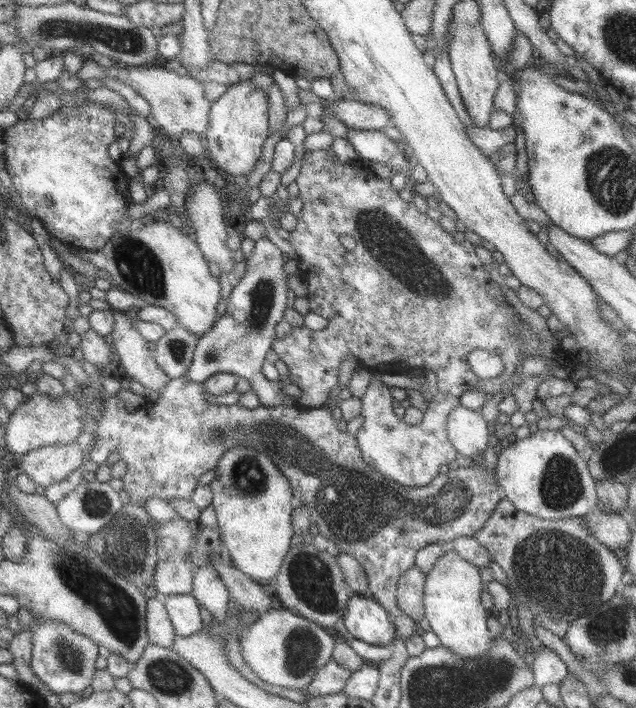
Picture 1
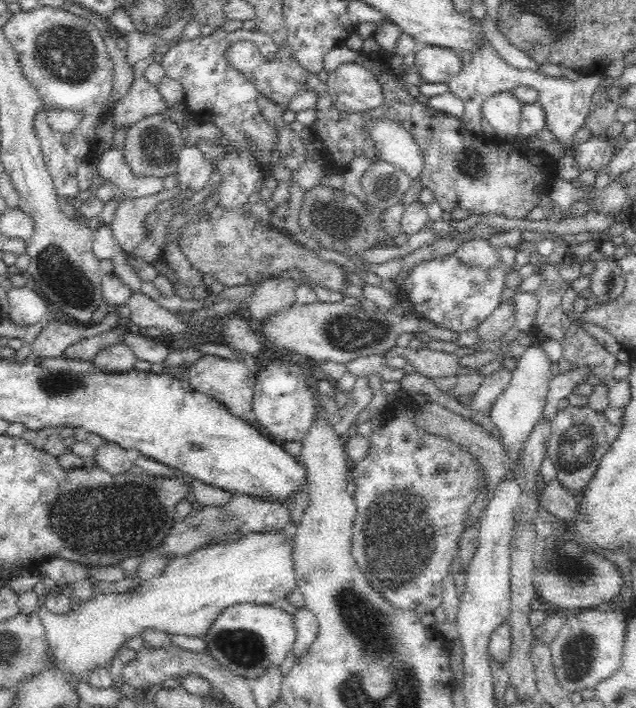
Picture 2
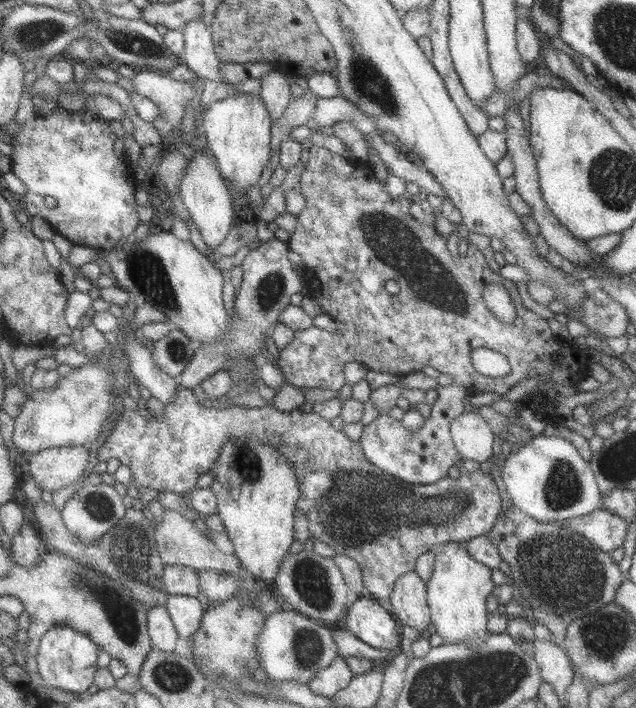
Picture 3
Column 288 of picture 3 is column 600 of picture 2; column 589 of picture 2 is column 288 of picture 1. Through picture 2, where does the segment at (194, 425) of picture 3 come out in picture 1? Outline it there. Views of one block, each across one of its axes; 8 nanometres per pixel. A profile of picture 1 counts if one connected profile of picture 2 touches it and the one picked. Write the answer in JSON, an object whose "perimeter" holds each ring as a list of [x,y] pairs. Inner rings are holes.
{"perimeter":[[[180,377],[177,379],[171,379],[170,382],[164,387],[164,390],[160,394],[159,398],[155,402],[146,402],[145,405],[137,408],[137,410],[121,410],[121,414],[118,414],[113,406],[113,395],[107,395],[106,397],[96,397],[97,402],[101,406],[99,418],[95,418],[94,422],[94,434],[99,436],[97,438],[97,446],[95,450],[91,452],[91,459],[99,464],[105,462],[109,458],[109,453],[115,450],[119,450],[120,460],[126,464],[126,473],[122,478],[124,483],[123,490],[130,498],[130,501],[136,506],[146,507],[146,503],[150,499],[162,499],[166,502],[171,502],[172,500],[183,499],[189,501],[192,498],[193,492],[199,486],[199,478],[209,472],[209,470],[216,470],[217,465],[221,458],[225,456],[225,452],[231,447],[236,445],[242,445],[243,447],[253,448],[253,450],[259,452],[259,454],[264,453],[268,455],[273,463],[276,464],[277,470],[281,472],[288,479],[289,489],[292,493],[292,499],[296,504],[303,506],[309,512],[309,522],[312,524],[313,532],[318,532],[319,535],[323,538],[333,542],[335,547],[339,549],[339,552],[349,554],[353,559],[359,562],[359,565],[363,567],[363,572],[366,574],[365,578],[367,579],[367,593],[368,597],[373,599],[379,606],[382,606],[389,614],[390,621],[393,624],[395,630],[395,637],[398,640],[404,642],[407,638],[413,637],[415,632],[419,632],[419,627],[415,622],[411,621],[407,615],[401,612],[401,609],[397,607],[397,601],[395,600],[395,586],[397,579],[405,572],[405,570],[411,568],[413,563],[413,558],[417,550],[421,547],[433,543],[435,541],[443,541],[446,545],[448,542],[451,542],[453,539],[460,536],[473,536],[473,533],[477,529],[483,527],[485,521],[489,519],[489,515],[494,510],[494,507],[498,504],[498,501],[502,498],[501,491],[498,489],[498,484],[496,483],[496,478],[493,474],[489,473],[484,465],[476,466],[472,465],[470,467],[457,467],[455,470],[449,470],[447,473],[441,473],[438,476],[435,476],[433,480],[422,488],[417,489],[405,489],[404,486],[399,486],[393,482],[387,481],[377,472],[373,472],[361,458],[359,449],[356,446],[356,441],[354,436],[346,432],[341,432],[337,430],[336,423],[333,421],[333,416],[331,412],[325,408],[305,408],[303,405],[296,404],[291,406],[290,409],[284,408],[284,406],[277,406],[274,408],[268,407],[258,407],[254,410],[249,410],[249,408],[244,408],[243,406],[237,406],[233,404],[232,406],[217,406],[217,404],[212,404],[207,400],[206,387],[203,383],[192,382],[187,377]]]}

